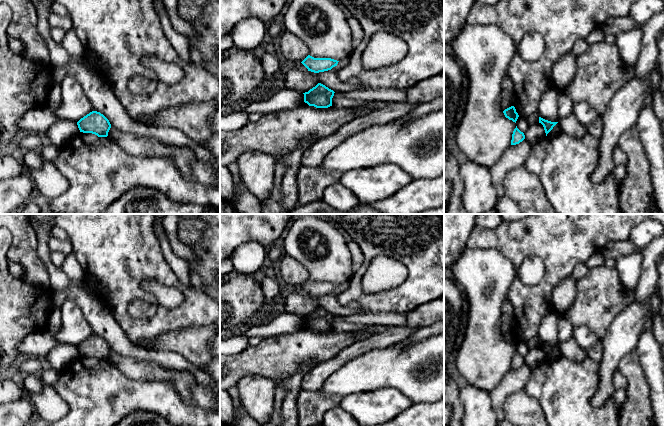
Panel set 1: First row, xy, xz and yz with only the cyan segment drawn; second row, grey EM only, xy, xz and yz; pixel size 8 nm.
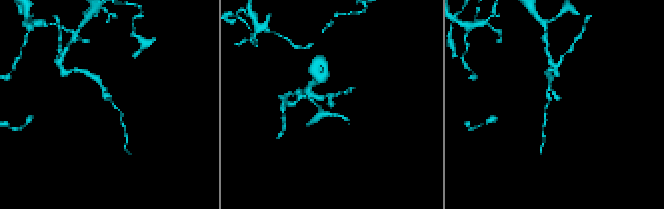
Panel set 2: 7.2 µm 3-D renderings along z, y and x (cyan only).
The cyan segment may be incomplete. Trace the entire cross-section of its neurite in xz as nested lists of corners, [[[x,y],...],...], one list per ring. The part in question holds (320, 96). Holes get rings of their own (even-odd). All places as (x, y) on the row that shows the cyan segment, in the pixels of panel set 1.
[[[318,83],[315,87],[304,94],[304,102],[316,108],[328,108],[332,106],[334,91],[325,85]]]

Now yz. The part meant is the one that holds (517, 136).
[[[516,126],[516,128],[514,129],[513,134],[512,134],[511,145],[519,144],[524,139],[525,139],[524,133],[521,132]]]

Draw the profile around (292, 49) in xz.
[[[288,31],[277,39],[276,48],[282,60],[293,65],[309,55],[305,42]]]

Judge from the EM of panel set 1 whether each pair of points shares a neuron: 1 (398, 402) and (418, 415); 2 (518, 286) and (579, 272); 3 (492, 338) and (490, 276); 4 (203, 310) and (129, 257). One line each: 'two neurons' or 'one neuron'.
1: two neurons
2: two neurons
3: one neuron
4: one neuron

